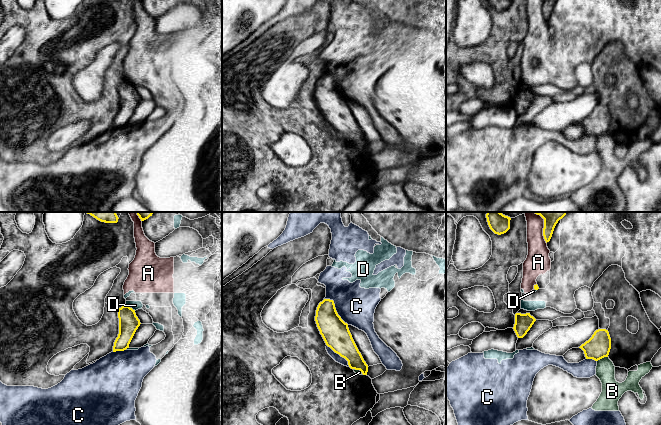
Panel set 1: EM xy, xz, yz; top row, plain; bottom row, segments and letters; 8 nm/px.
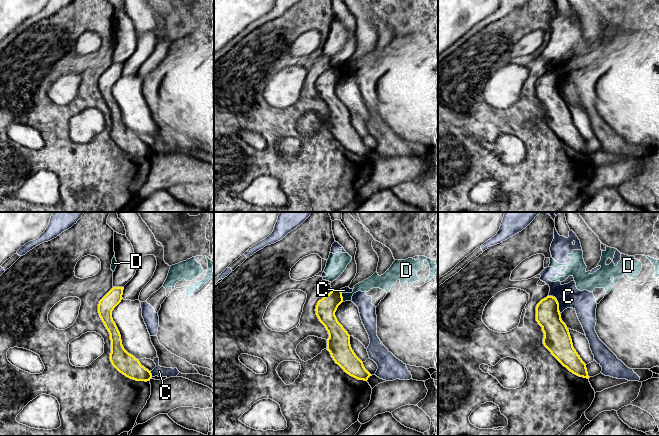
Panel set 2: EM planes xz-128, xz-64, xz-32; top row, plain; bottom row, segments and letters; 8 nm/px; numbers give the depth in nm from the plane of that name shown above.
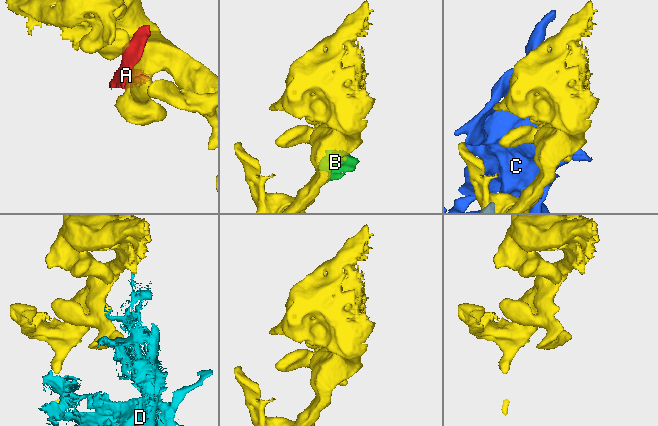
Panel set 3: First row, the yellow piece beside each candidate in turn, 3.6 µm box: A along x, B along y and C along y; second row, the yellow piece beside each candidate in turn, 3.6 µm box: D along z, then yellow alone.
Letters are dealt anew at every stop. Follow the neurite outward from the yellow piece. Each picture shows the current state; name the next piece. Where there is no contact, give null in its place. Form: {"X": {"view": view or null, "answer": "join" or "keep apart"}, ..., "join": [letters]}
{"A": {"view": "yz", "answer": "keep apart"}, "B": {"view": "yz", "answer": "keep apart"}, "C": {"view": "xz", "answer": "keep apart"}, "D": {"view": "xy", "answer": "keep apart"}, "join": []}

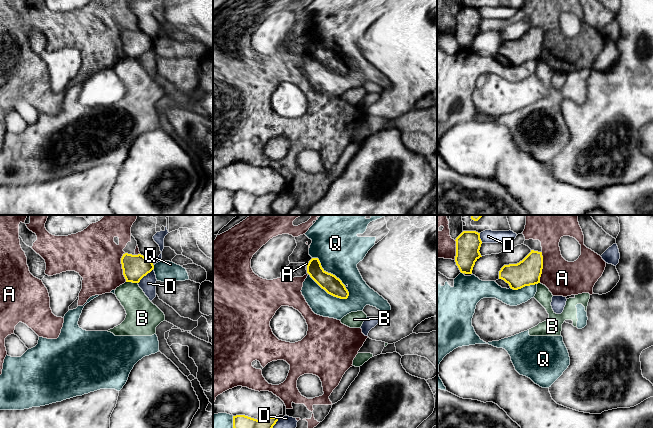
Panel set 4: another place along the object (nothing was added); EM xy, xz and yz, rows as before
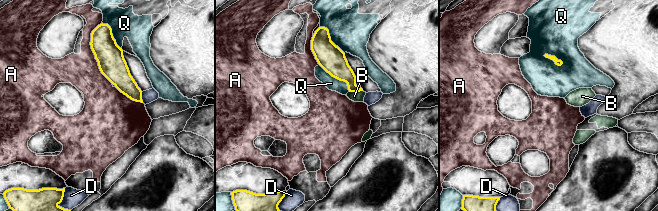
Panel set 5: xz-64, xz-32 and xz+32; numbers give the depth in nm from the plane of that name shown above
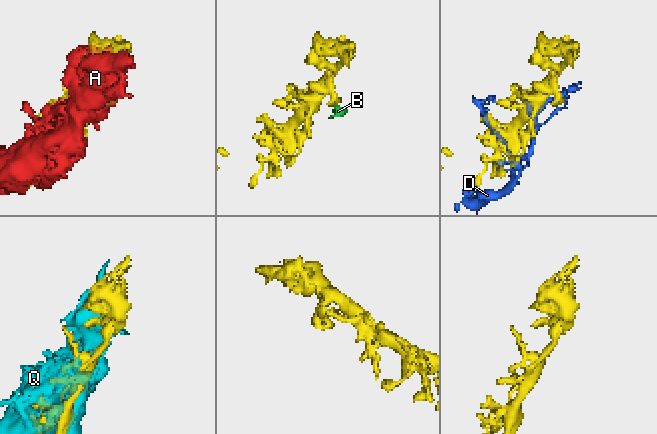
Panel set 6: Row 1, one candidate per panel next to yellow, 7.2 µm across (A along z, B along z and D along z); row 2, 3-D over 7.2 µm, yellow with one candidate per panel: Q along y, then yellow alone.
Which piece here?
{"A": {"view": "yz", "answer": "keep apart"}, "B": {"view": "xy", "answer": "keep apart"}, "D": {"view": "xy", "answer": "keep apart"}, "Q": {"view": "xz", "answer": "keep apart"}, "join": []}

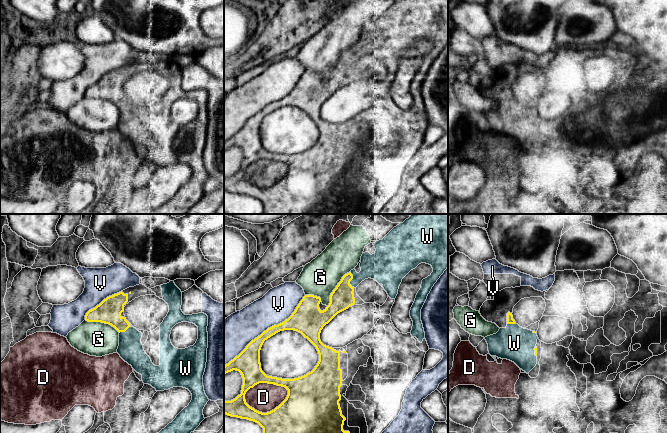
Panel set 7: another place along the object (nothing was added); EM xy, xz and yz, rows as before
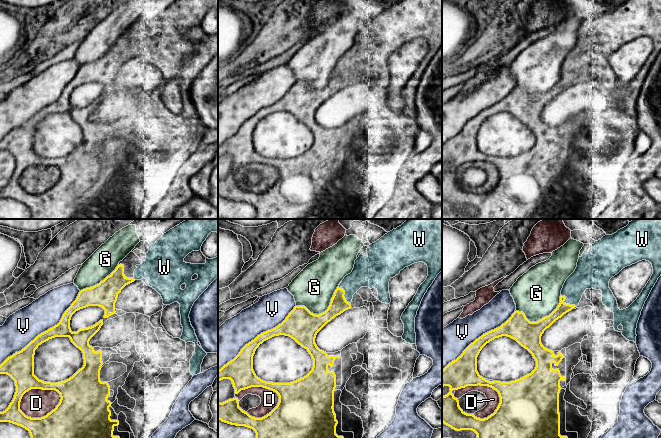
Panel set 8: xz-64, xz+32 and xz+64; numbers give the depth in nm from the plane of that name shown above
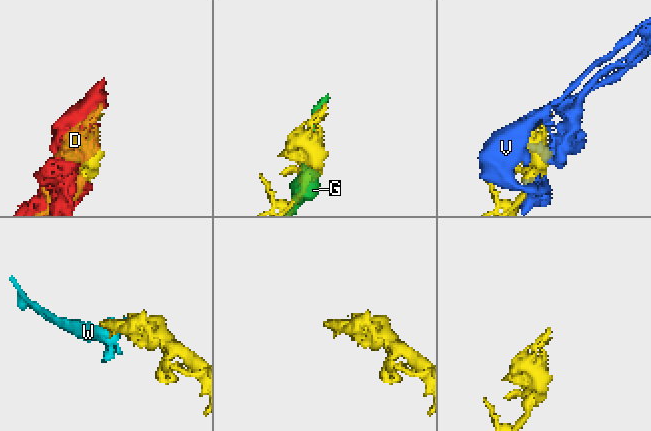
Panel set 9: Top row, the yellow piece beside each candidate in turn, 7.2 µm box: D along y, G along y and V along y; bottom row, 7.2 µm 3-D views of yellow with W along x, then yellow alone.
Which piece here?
{"D": {"view": "xz", "answer": "keep apart"}, "G": {"view": "xz", "answer": "keep apart"}, "V": {"view": "xz", "answer": "keep apart"}, "W": {"view": "xz", "answer": "join"}, "join": ["W"]}

